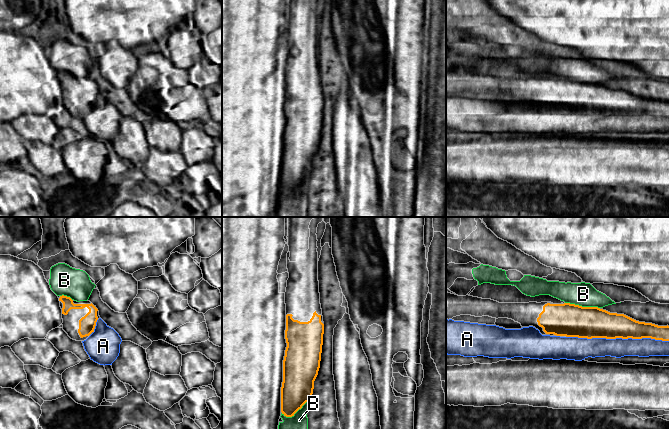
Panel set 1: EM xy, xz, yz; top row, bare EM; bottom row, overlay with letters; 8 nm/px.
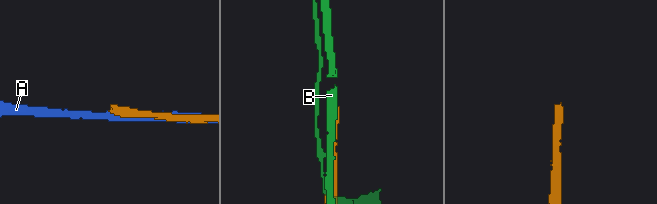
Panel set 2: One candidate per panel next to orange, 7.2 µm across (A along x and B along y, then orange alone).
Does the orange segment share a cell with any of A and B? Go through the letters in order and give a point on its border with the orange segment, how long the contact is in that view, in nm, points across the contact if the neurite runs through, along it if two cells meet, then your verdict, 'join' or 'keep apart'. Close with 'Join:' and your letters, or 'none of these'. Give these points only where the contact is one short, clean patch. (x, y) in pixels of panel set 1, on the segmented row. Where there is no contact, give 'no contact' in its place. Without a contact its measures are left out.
A: yz (617, 337) | 800 nm | keep apart
B: yz (581, 306) | 280 nm | keep apart
Join: none of these

